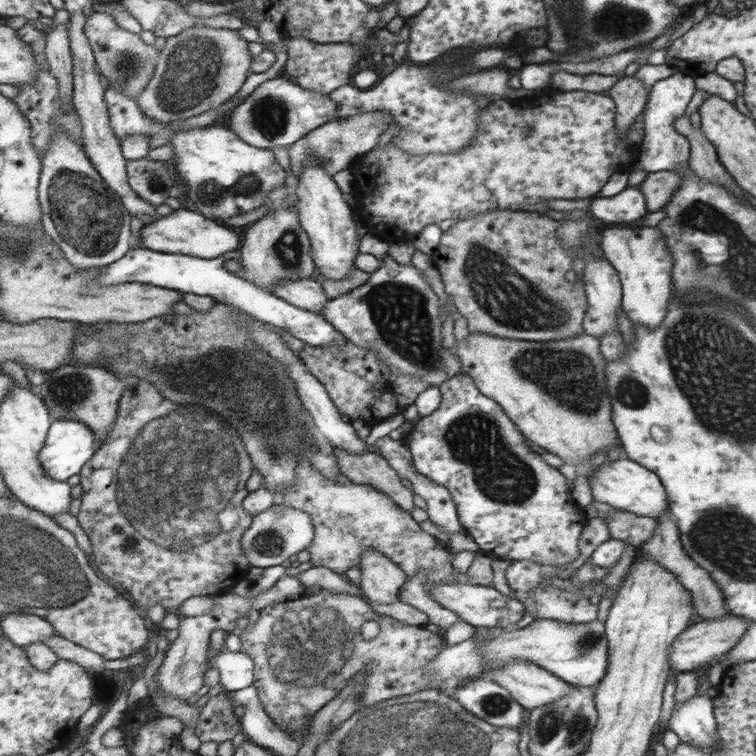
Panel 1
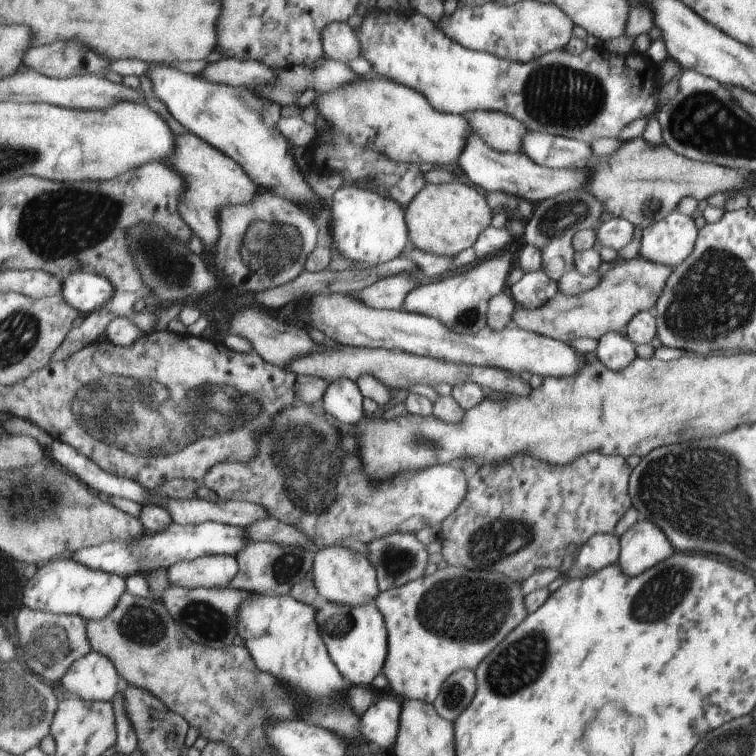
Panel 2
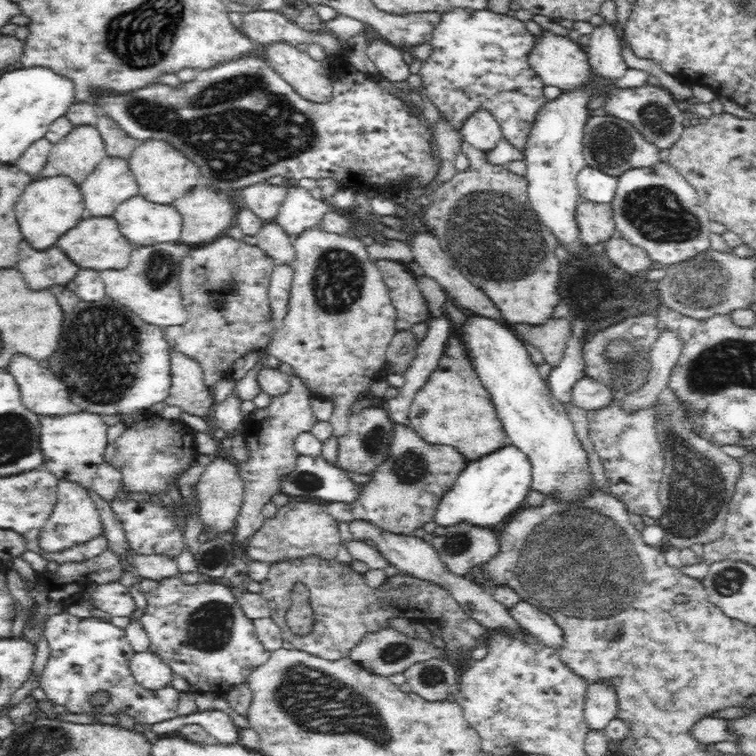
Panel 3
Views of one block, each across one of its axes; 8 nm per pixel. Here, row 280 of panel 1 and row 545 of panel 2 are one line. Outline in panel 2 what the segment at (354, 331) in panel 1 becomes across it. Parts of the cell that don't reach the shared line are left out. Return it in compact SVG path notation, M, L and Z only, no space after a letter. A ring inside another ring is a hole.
M390 533L388 537L388 544L386 537L380 537L364 551L378 571L380 593L422 578L428 566L426 545L414 533Z

